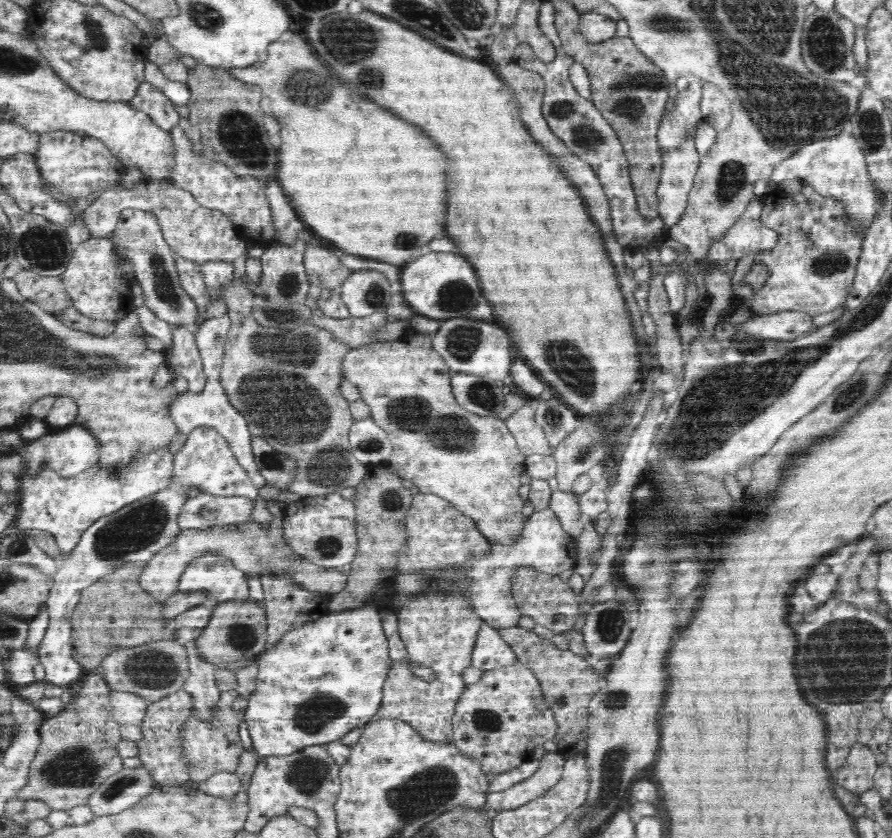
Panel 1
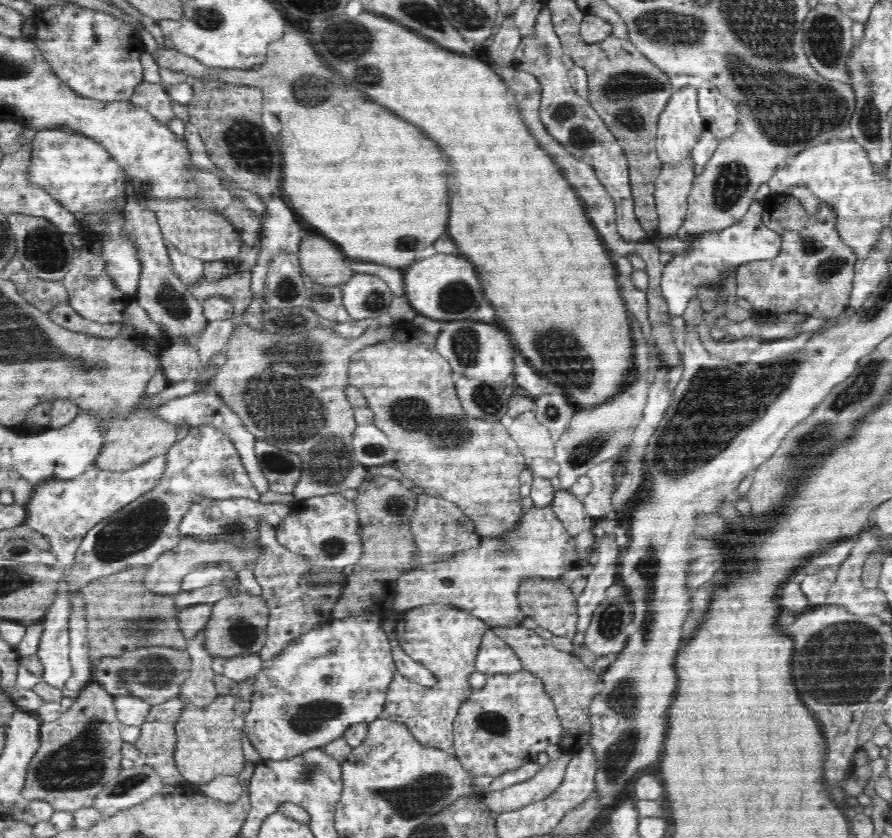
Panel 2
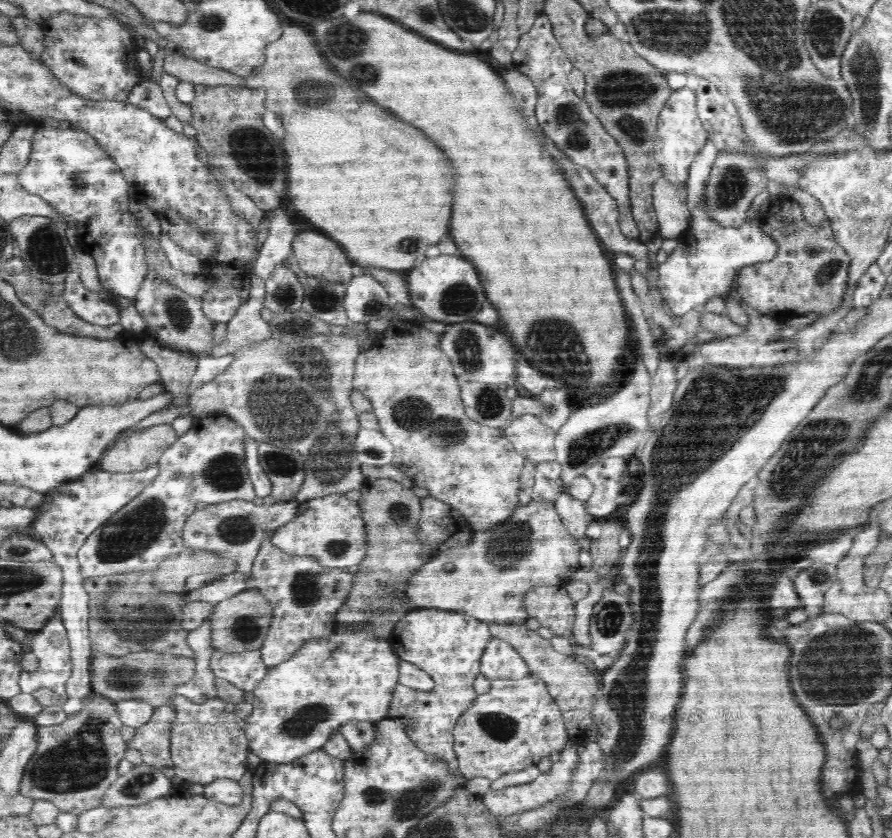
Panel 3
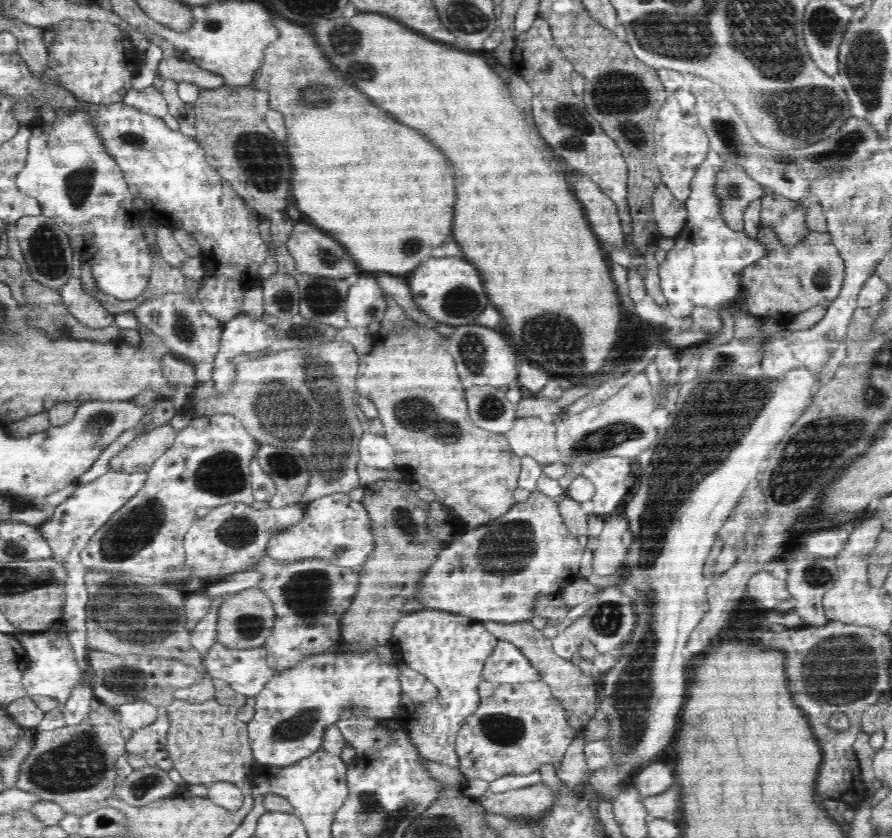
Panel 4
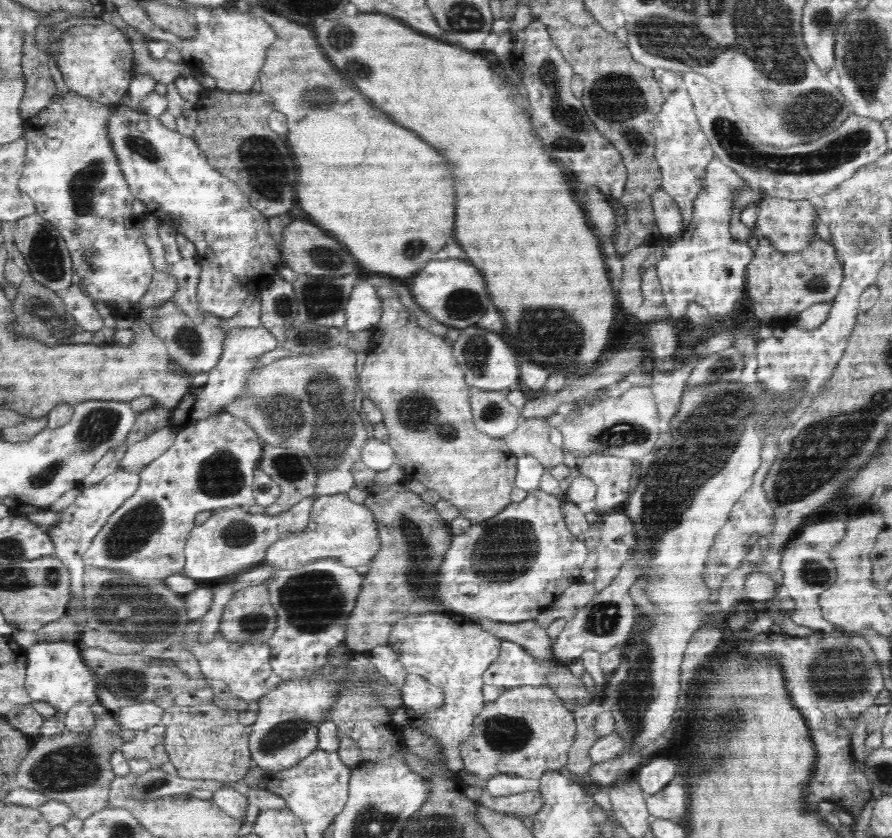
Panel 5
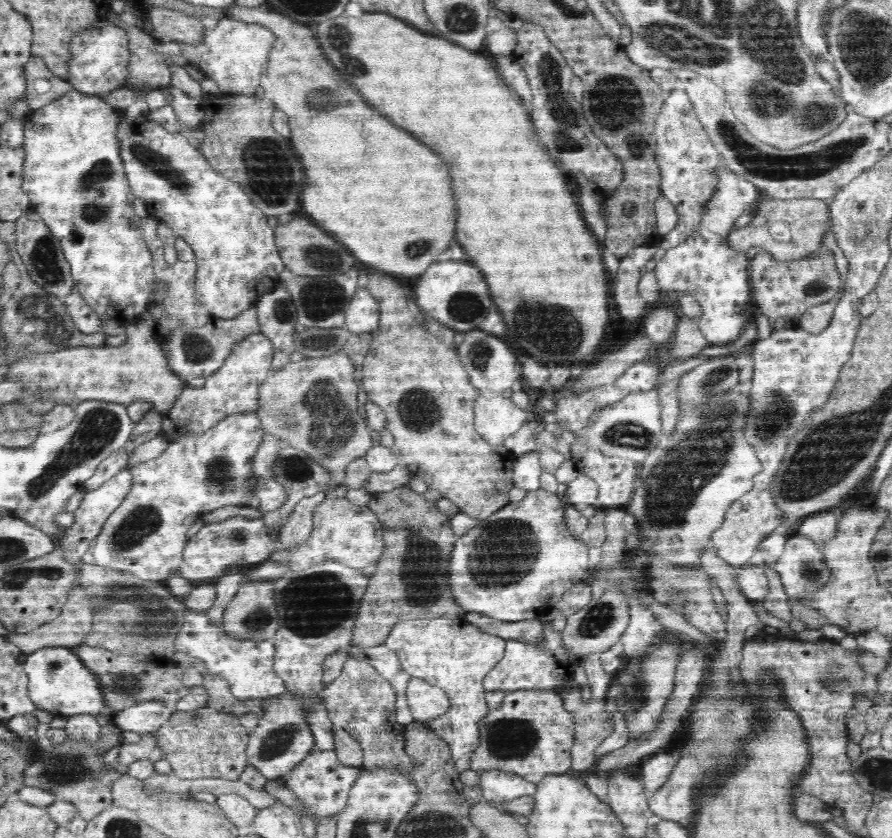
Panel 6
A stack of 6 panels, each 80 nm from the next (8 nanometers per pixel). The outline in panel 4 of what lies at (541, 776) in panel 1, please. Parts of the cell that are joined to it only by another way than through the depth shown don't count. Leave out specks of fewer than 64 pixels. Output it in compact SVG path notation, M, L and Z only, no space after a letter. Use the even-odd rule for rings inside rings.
M584 730L578 732L573 741L568 746L561 762L556 765L556 775L562 785L576 789L580 784L584 783L586 778L586 755L584 755L584 746L586 746L586 736ZM538 782L528 788L498 794L488 789L478 799L481 806L492 814L517 819L534 819L549 809L556 797L551 788L543 782Z

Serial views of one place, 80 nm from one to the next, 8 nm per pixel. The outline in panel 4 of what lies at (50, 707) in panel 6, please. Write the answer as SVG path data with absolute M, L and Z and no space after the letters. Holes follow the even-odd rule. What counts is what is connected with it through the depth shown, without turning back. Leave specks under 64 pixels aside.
M50 628L44 632L31 634L26 636L26 642L22 644L26 649L27 658L30 665L24 671L24 690L28 697L45 696L55 698L59 704L66 704L74 686L80 682L82 678L82 669L74 657L74 650L70 646L70 641L61 628Z

